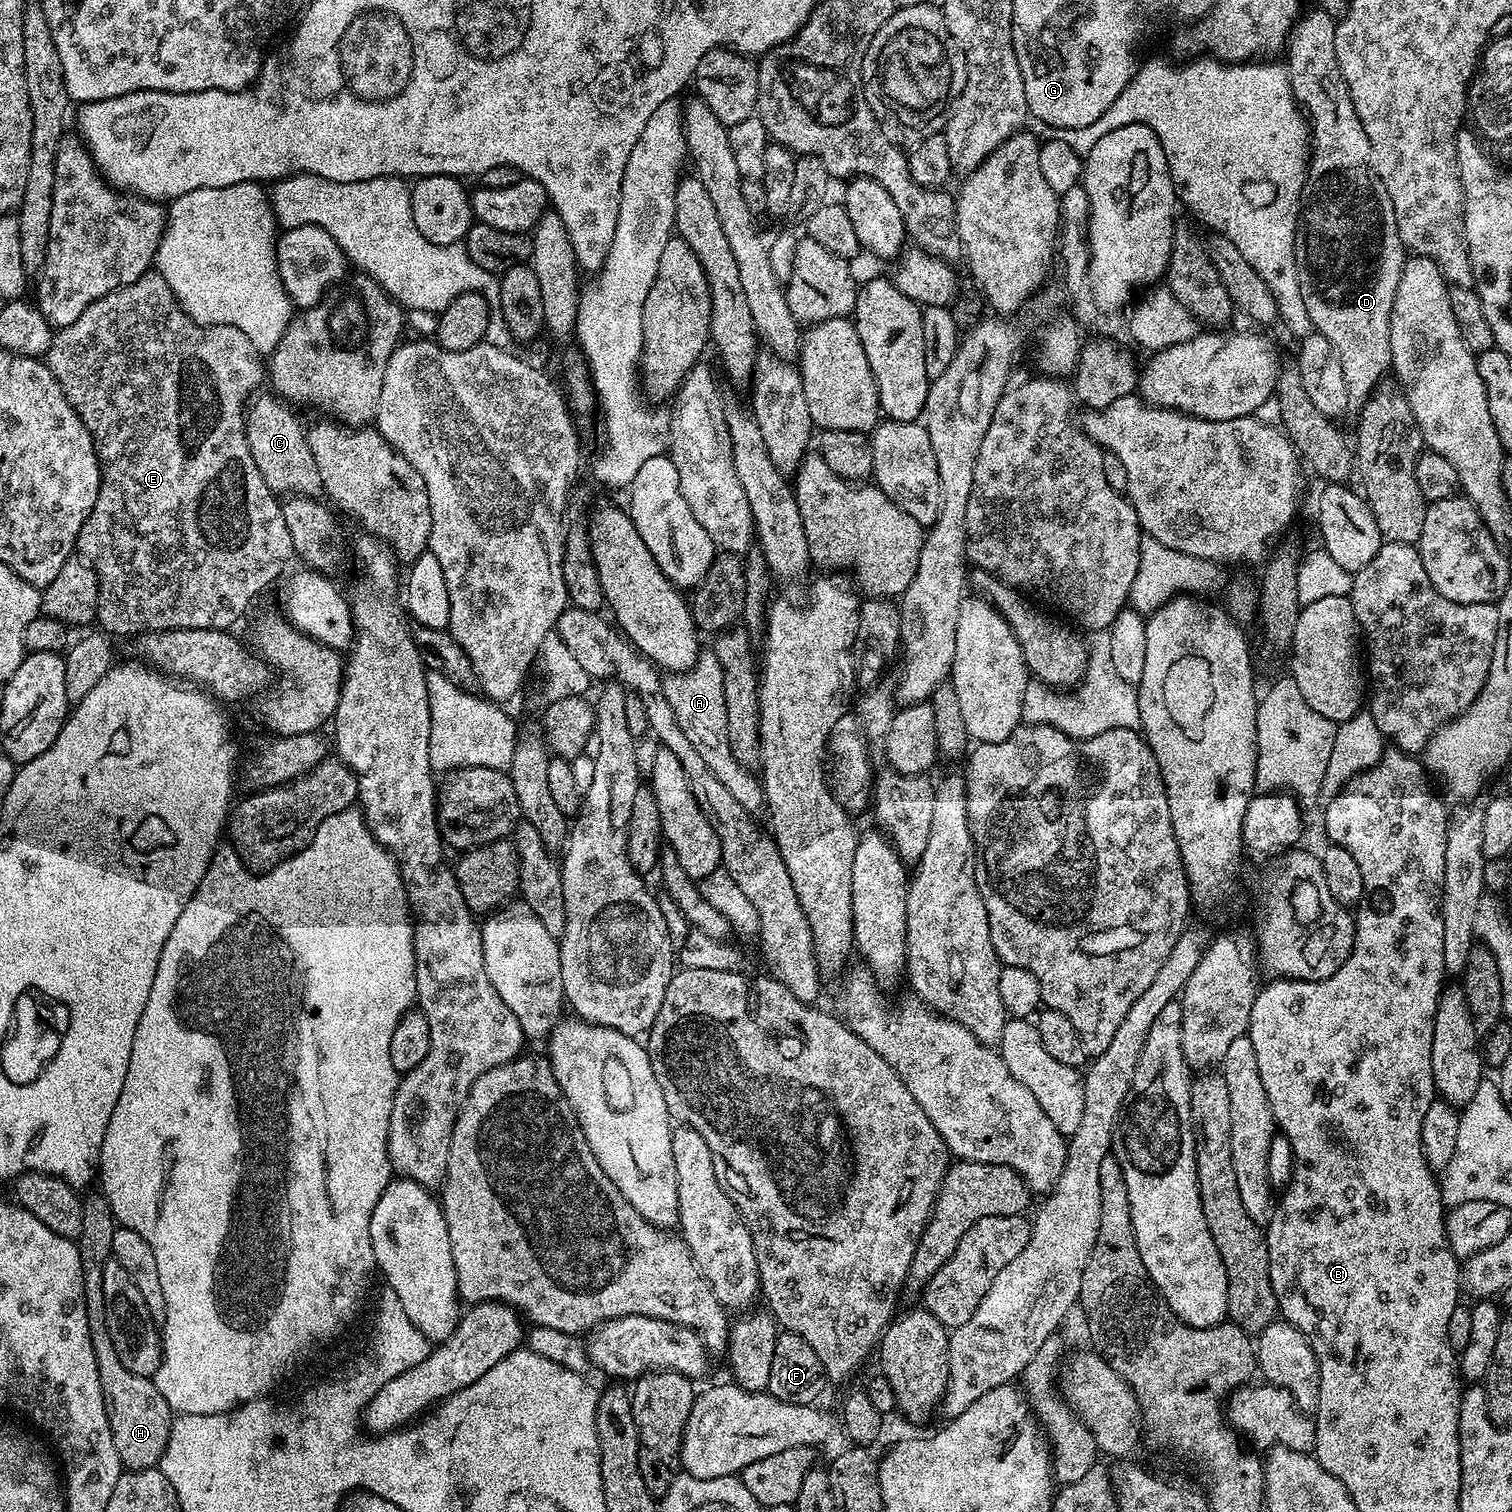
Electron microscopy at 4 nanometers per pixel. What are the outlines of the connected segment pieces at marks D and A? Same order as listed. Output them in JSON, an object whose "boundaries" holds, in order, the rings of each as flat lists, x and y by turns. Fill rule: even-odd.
{"boundaries":[[[1317,6,1312,10,1305,11,1297,19,1286,45,1288,81,1296,103,1310,121,1310,159,1296,237,1296,273,1300,279,1302,302,1306,302,1306,314,1310,314,1313,329,1333,344,1348,383,1351,403,1363,406,1376,385,1387,377,1384,375,1389,375,1392,367,1390,314,1398,282,1402,278,1406,249,1398,238,1394,202,1390,202,1386,186,1382,186,1370,163,1370,138,1366,138,1366,130,1362,130,1362,122,1354,110,1354,102,1340,73,1334,50,1337,21]],[[711,650,701,651,699,658,688,672,677,672,663,677,664,697,690,746,702,757,702,762,710,766,714,778,730,790,736,801,749,810,763,809,764,788,751,771,743,768,730,750,730,738,726,734,726,693,722,691,722,666]]]}

